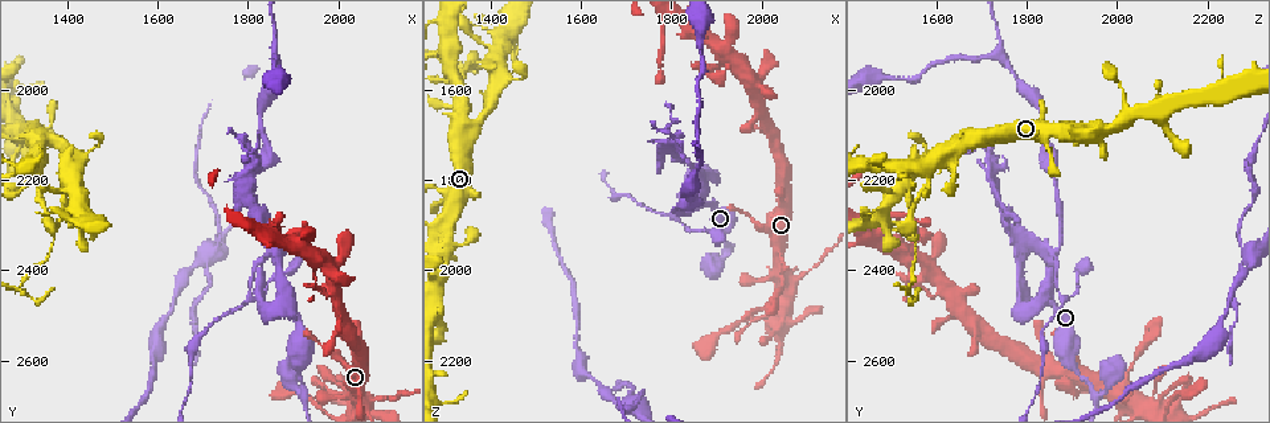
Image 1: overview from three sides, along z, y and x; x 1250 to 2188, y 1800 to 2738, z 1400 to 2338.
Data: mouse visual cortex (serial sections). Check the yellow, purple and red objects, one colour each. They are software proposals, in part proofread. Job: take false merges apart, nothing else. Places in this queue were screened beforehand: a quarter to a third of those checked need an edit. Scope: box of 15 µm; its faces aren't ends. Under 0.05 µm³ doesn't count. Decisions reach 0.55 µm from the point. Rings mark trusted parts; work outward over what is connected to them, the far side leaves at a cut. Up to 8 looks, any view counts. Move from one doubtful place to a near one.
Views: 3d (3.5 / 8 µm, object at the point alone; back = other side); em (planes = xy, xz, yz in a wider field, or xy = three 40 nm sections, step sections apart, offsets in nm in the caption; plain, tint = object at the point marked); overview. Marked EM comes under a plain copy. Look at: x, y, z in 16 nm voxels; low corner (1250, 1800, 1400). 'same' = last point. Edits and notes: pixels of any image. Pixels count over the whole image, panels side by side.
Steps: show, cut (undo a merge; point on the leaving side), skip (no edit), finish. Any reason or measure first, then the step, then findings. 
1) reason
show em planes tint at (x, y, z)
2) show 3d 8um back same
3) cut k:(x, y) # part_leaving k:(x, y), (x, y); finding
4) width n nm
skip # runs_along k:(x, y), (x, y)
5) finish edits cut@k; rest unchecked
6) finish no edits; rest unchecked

sudden change in width
show 3d 3.5um at (2050, 2585, 1845)

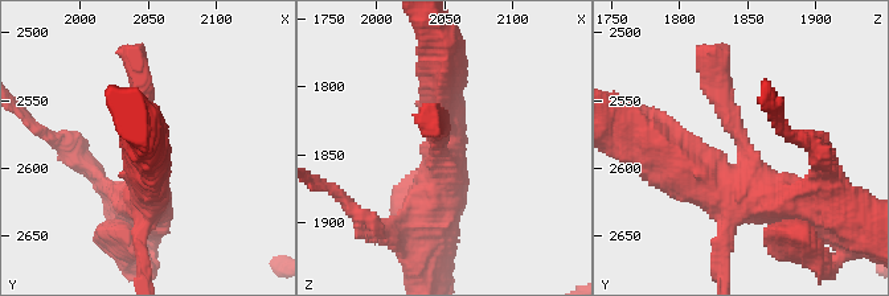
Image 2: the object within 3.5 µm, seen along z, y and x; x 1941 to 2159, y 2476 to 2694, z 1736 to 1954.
arms 4; arm_widths 250, 300, 450, 500 nm
show em xy step 2 tint at (2046, 2590, 1850)

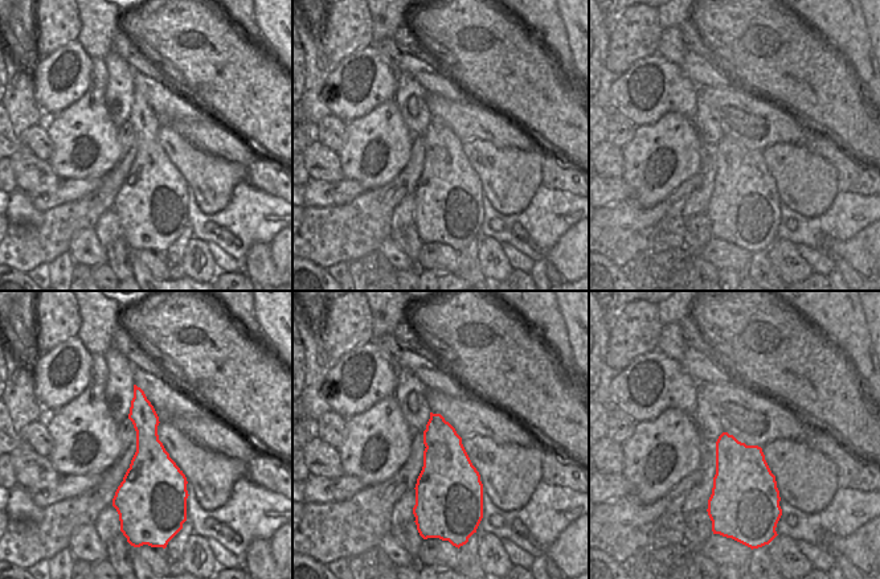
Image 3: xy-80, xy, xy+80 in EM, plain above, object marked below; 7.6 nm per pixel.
skip # runs_along 2:(793, 200), (745, 192), (749, 159), (715, 74); one cell here

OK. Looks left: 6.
sharp bend
show 3d 3.5um at (1880, 2335, 1565)

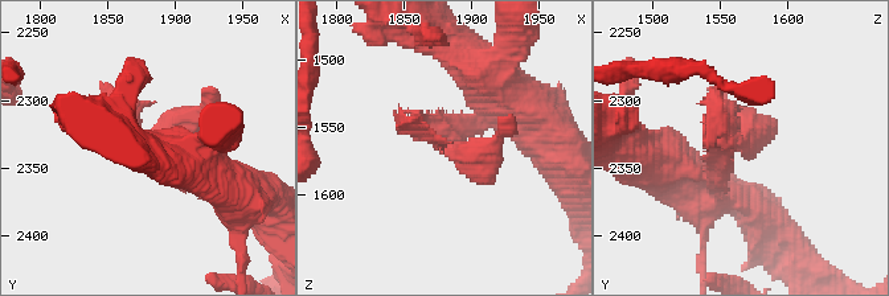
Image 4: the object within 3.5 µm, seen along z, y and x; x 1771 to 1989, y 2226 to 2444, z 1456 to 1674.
need the tissue
show em planes tint at (1870, 2338, 1560)

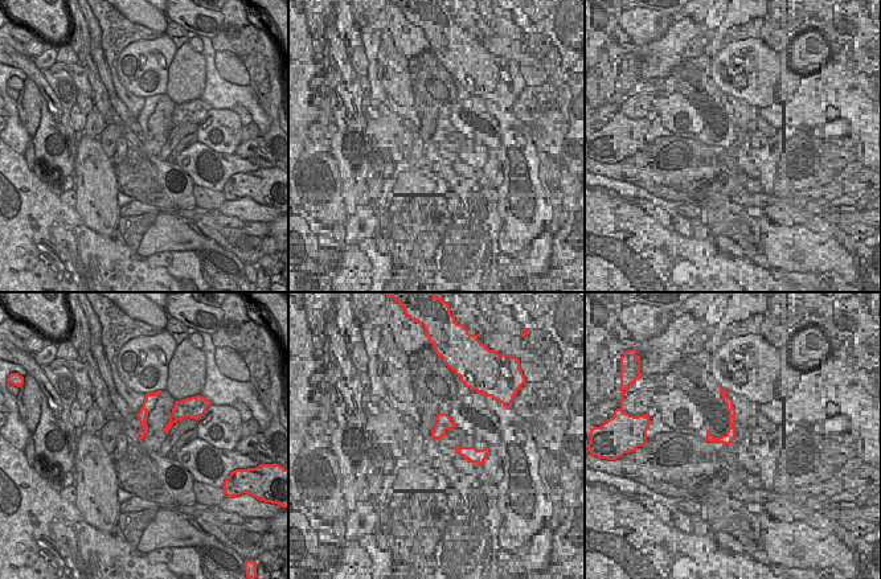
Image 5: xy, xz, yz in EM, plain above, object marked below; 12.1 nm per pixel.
skip # continuous, no second cell

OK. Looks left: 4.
four-way junction
show 3d 3.5um back at (1860, 2380, 1860)

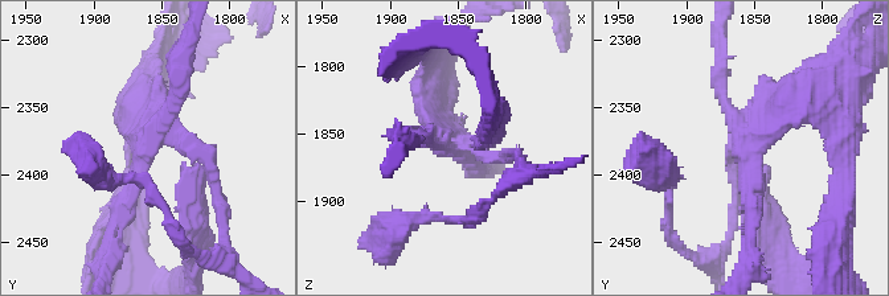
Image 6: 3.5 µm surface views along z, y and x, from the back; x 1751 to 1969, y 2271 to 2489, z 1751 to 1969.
show em xy step 3 tint at (1864, 2382, 1858)

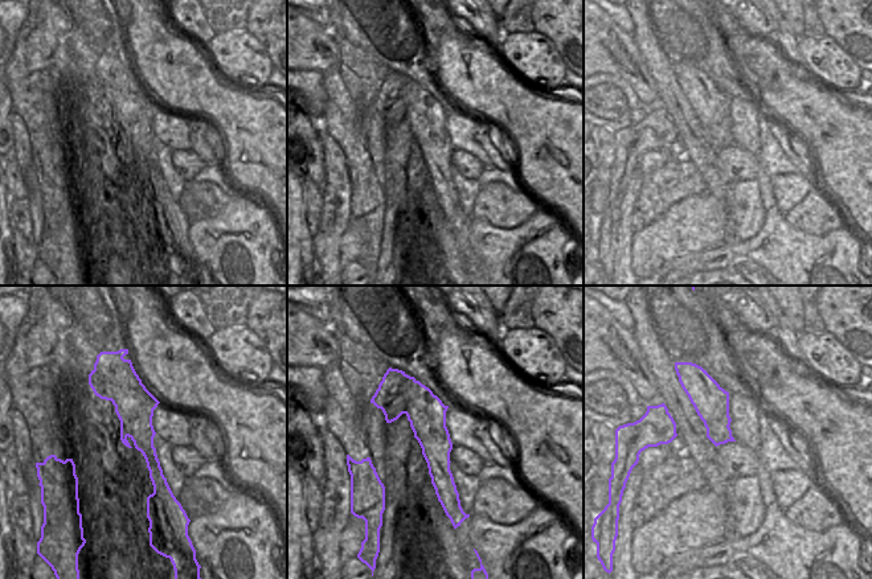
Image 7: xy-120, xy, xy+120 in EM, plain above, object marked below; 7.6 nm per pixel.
cut 6:(783, 123) # a second cell is stuck on

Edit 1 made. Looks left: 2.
finish edits cut@6; rest unchecked

